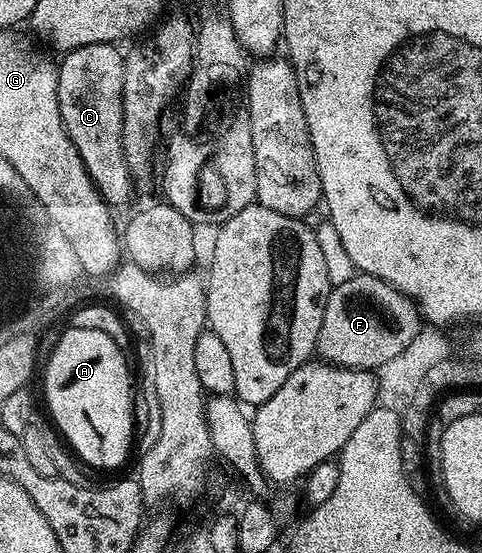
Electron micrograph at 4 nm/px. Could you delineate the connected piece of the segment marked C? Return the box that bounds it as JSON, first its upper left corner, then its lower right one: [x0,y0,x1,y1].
[57,43,134,207]

